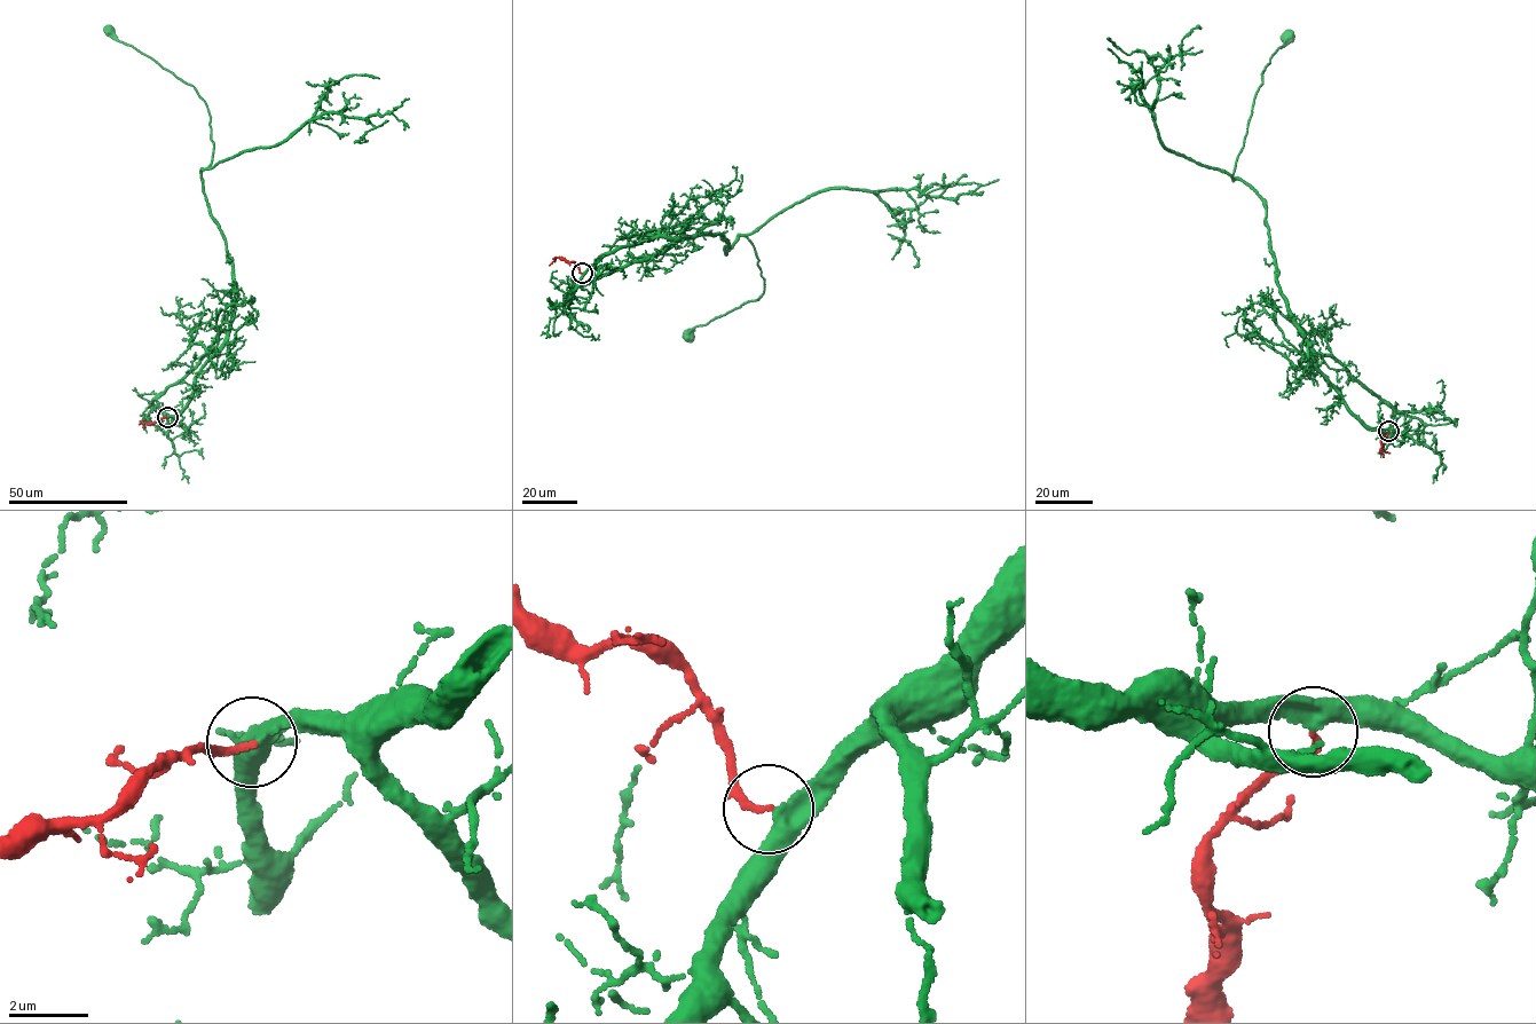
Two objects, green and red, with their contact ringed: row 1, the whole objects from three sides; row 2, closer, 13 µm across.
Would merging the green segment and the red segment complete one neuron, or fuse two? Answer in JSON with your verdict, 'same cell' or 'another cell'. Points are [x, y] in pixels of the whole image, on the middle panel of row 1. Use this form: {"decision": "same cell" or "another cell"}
{"decision": "same cell"}

